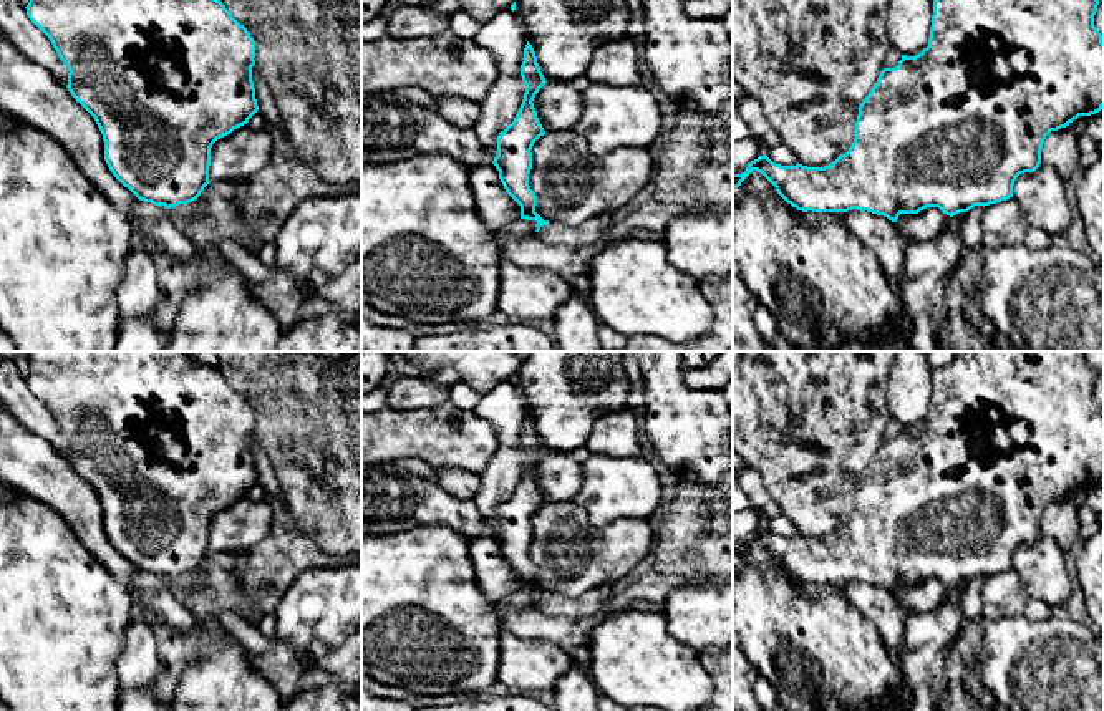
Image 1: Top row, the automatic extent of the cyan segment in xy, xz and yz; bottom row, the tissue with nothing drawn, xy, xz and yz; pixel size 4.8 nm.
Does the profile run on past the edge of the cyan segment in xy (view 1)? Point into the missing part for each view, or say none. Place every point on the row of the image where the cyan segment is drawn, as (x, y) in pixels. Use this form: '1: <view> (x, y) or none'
1: none

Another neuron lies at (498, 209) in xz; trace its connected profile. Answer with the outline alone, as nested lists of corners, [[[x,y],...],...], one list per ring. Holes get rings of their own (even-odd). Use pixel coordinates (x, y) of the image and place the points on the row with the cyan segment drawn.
[[[491,161],[469,167],[469,186],[482,222],[492,232],[506,230],[521,219],[521,206],[506,192]]]

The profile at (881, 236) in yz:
[[[857,209],[845,212],[842,222],[875,255],[885,278],[897,290],[907,249],[907,240],[898,234],[897,224],[884,215]]]

